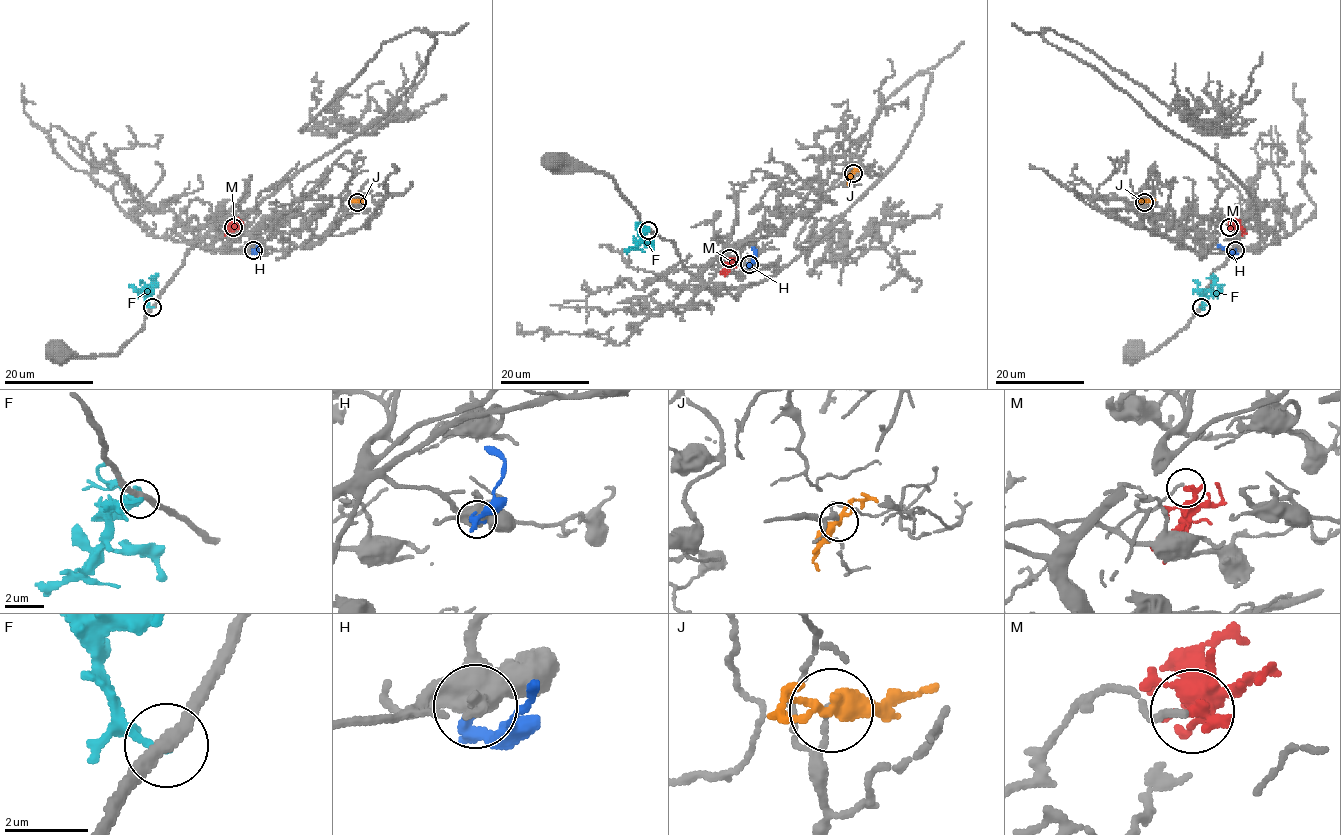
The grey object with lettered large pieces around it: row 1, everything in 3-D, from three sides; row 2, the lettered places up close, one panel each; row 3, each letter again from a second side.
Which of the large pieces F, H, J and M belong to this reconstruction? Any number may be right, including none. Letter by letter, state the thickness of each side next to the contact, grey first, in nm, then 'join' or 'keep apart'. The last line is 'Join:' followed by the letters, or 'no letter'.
F: 320/190 nm | keep apart
H: 480/340 nm | keep apart
J: 100/360 nm | keep apart
M: 140/280 nm | keep apart
Join: no letter

